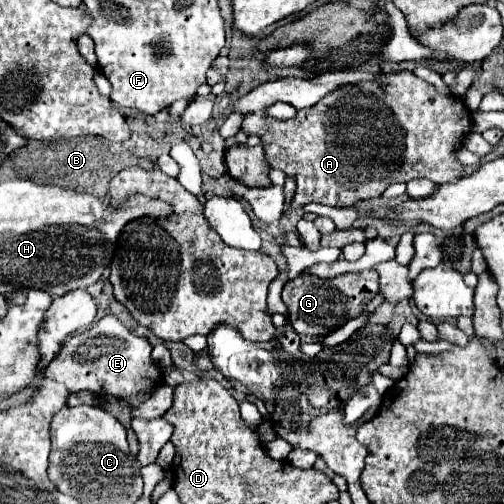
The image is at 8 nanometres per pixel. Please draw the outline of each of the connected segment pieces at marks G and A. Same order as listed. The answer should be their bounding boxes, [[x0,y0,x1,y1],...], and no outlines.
[[282,271,378,337],[242,71,470,207]]

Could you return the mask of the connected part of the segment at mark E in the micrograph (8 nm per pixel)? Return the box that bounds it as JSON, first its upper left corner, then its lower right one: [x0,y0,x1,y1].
[44,315,162,407]

